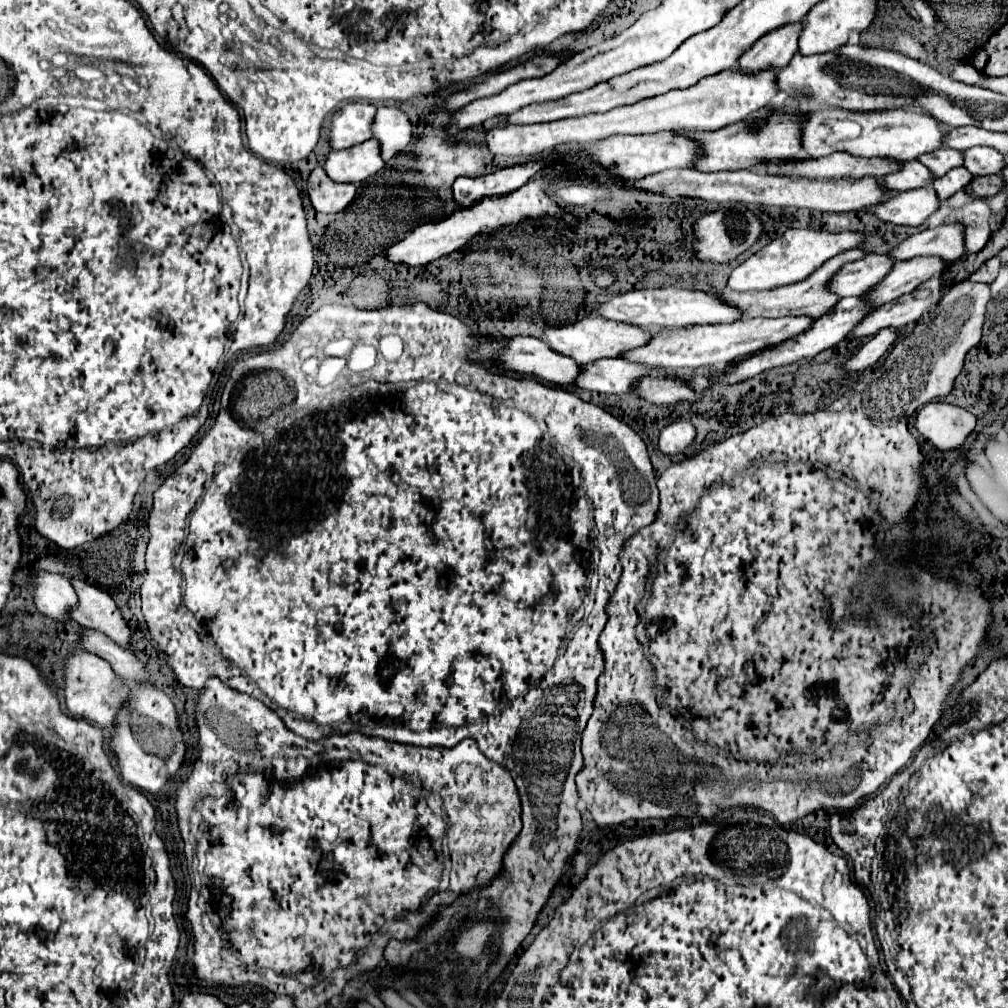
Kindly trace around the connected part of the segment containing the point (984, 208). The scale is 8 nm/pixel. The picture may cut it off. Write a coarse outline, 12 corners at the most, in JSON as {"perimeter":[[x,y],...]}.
{"perimeter":[[976,198],[946,218],[964,222],[966,250],[980,252],[992,236],[994,212]]}

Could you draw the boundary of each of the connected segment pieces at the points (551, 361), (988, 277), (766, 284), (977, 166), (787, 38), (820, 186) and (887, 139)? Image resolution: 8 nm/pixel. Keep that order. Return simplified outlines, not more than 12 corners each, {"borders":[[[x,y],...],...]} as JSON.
{"borders":[[[532,336],[510,338],[498,364],[572,386],[578,362]],[[992,256],[968,278],[992,284],[1000,270],[1000,256]],[[788,228],[730,274],[736,292],[802,282],[866,232]],[[990,146],[964,152],[964,166],[974,176],[998,174],[1004,156]],[[802,20],[764,34],[740,56],[744,72],[784,68]],[[664,170],[630,186],[710,202],[850,212],[878,178],[808,180],[752,170]],[[904,110],[808,114],[808,156],[914,160],[950,128]]]}

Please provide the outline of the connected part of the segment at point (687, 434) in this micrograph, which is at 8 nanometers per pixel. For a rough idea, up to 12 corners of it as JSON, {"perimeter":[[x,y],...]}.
{"perimeter":[[674,422],[660,432],[658,448],[680,454],[694,442],[692,424]]}

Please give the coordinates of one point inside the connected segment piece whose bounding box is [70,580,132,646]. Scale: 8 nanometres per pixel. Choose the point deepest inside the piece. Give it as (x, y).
(97, 611)

